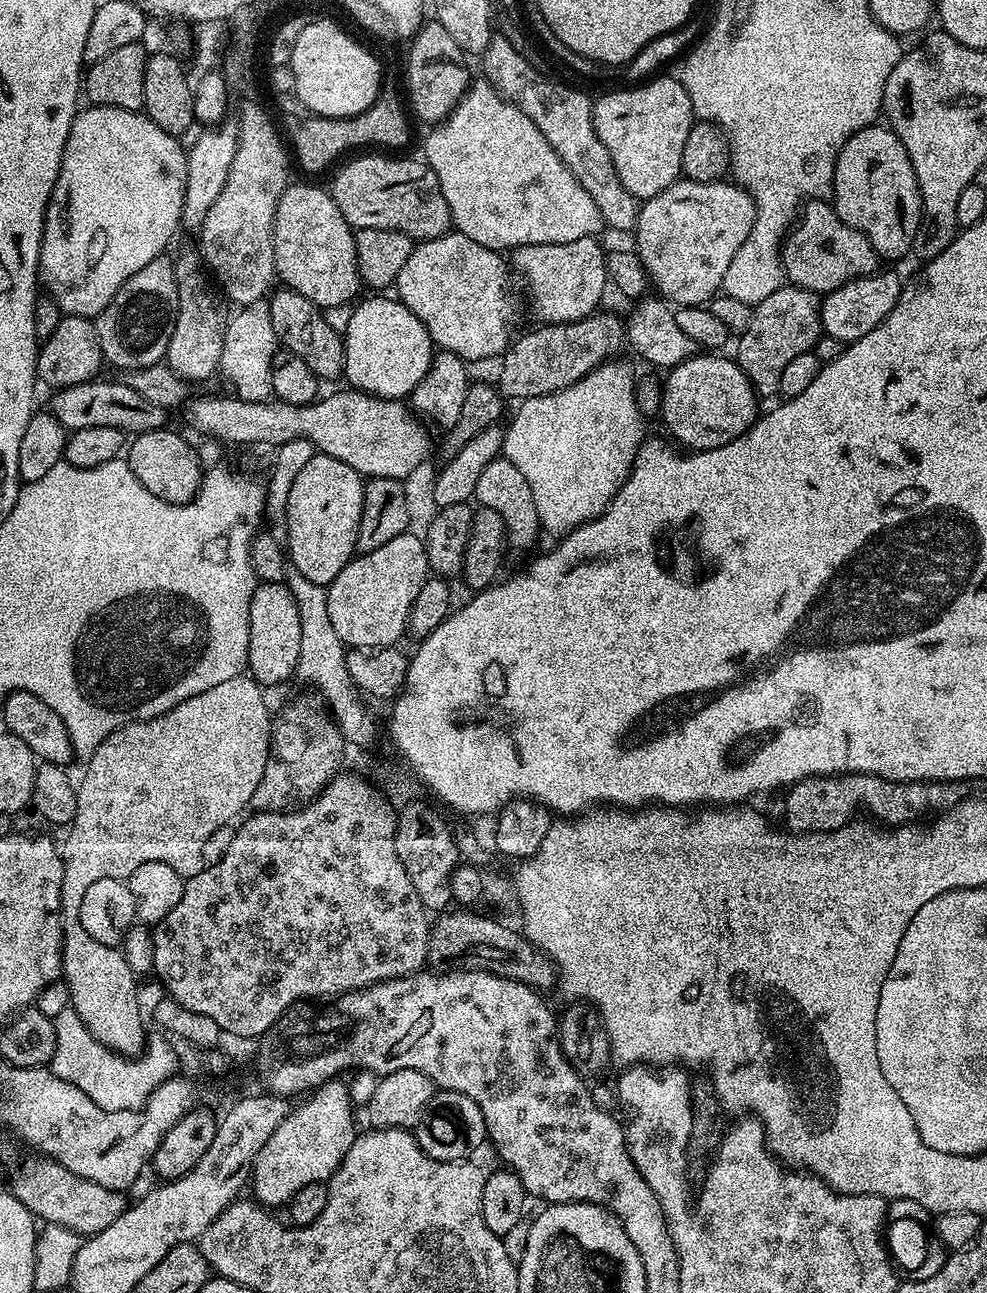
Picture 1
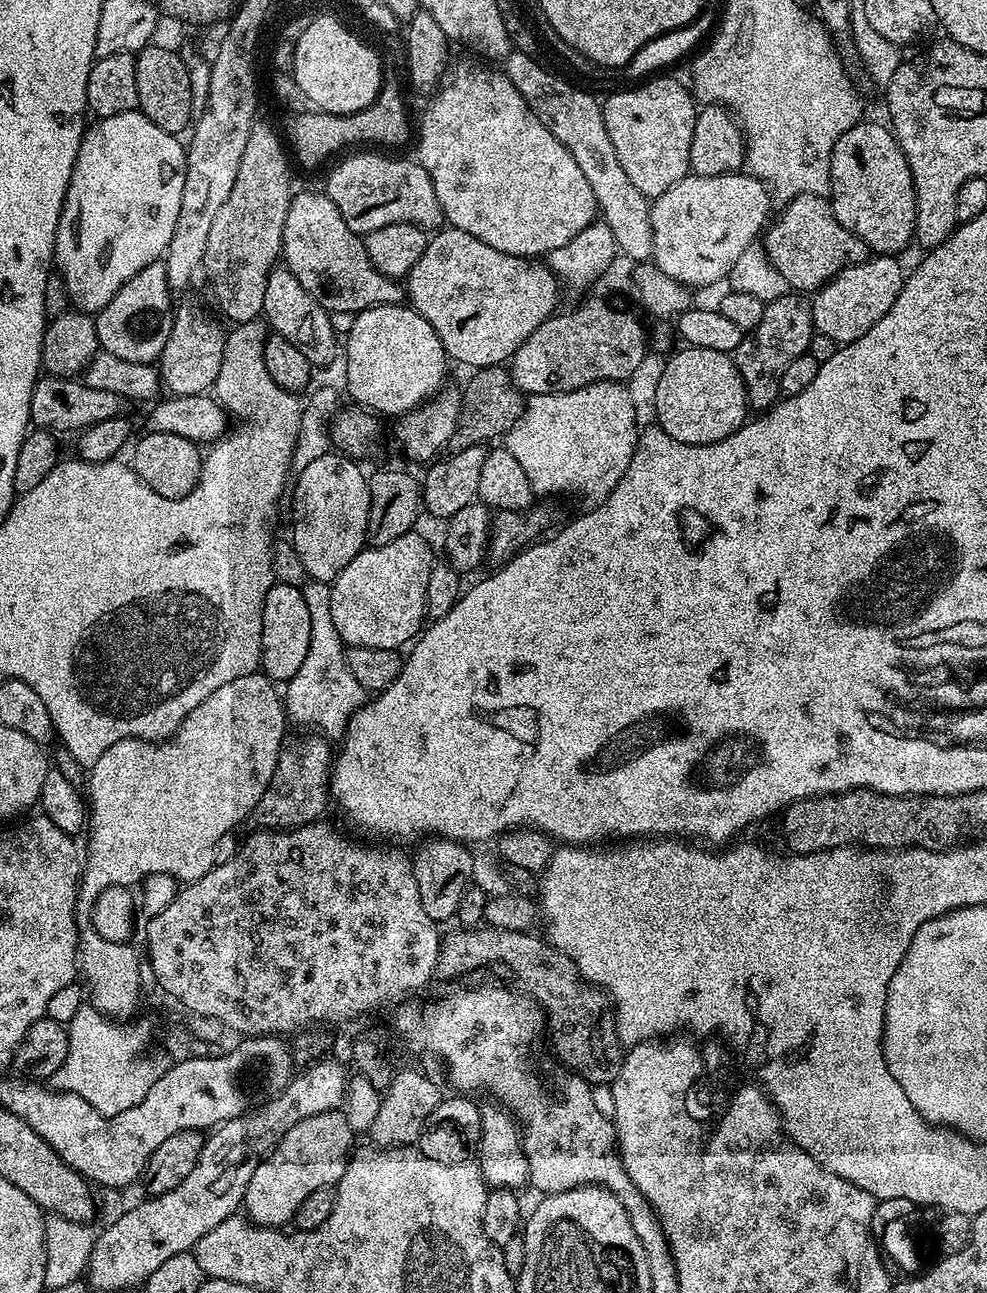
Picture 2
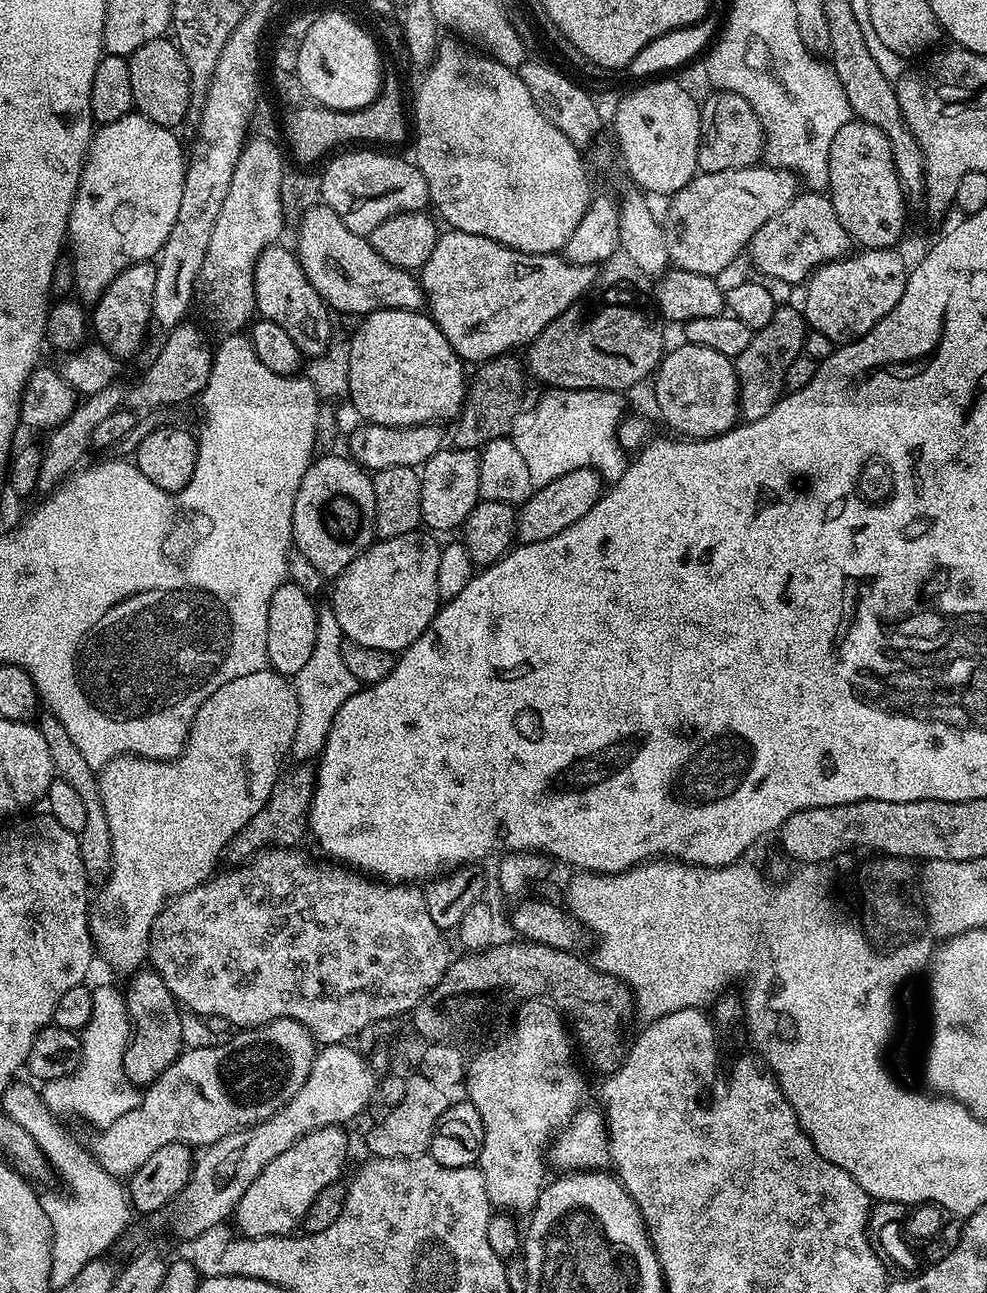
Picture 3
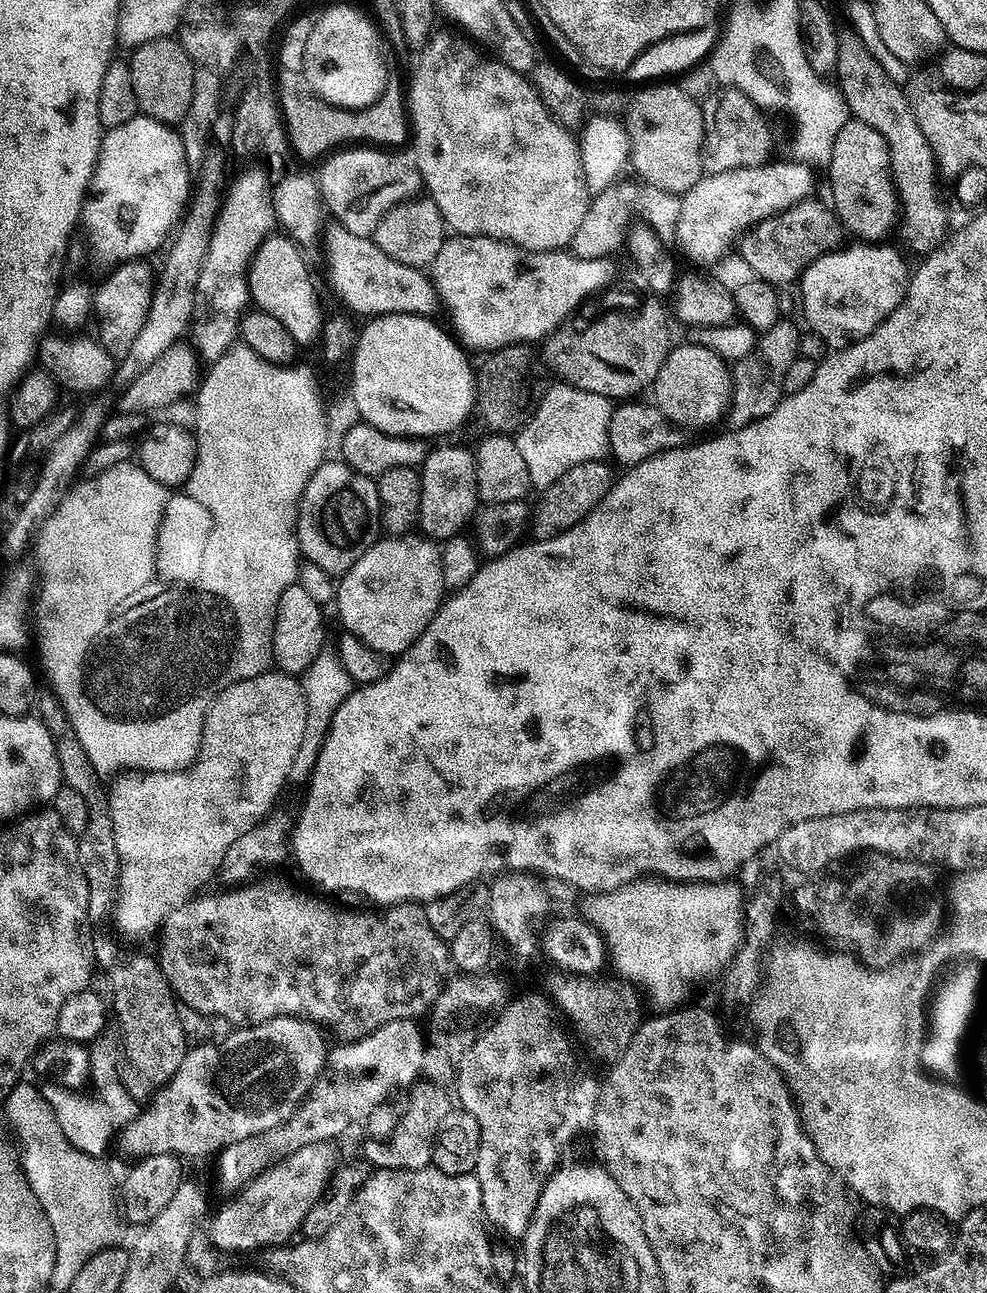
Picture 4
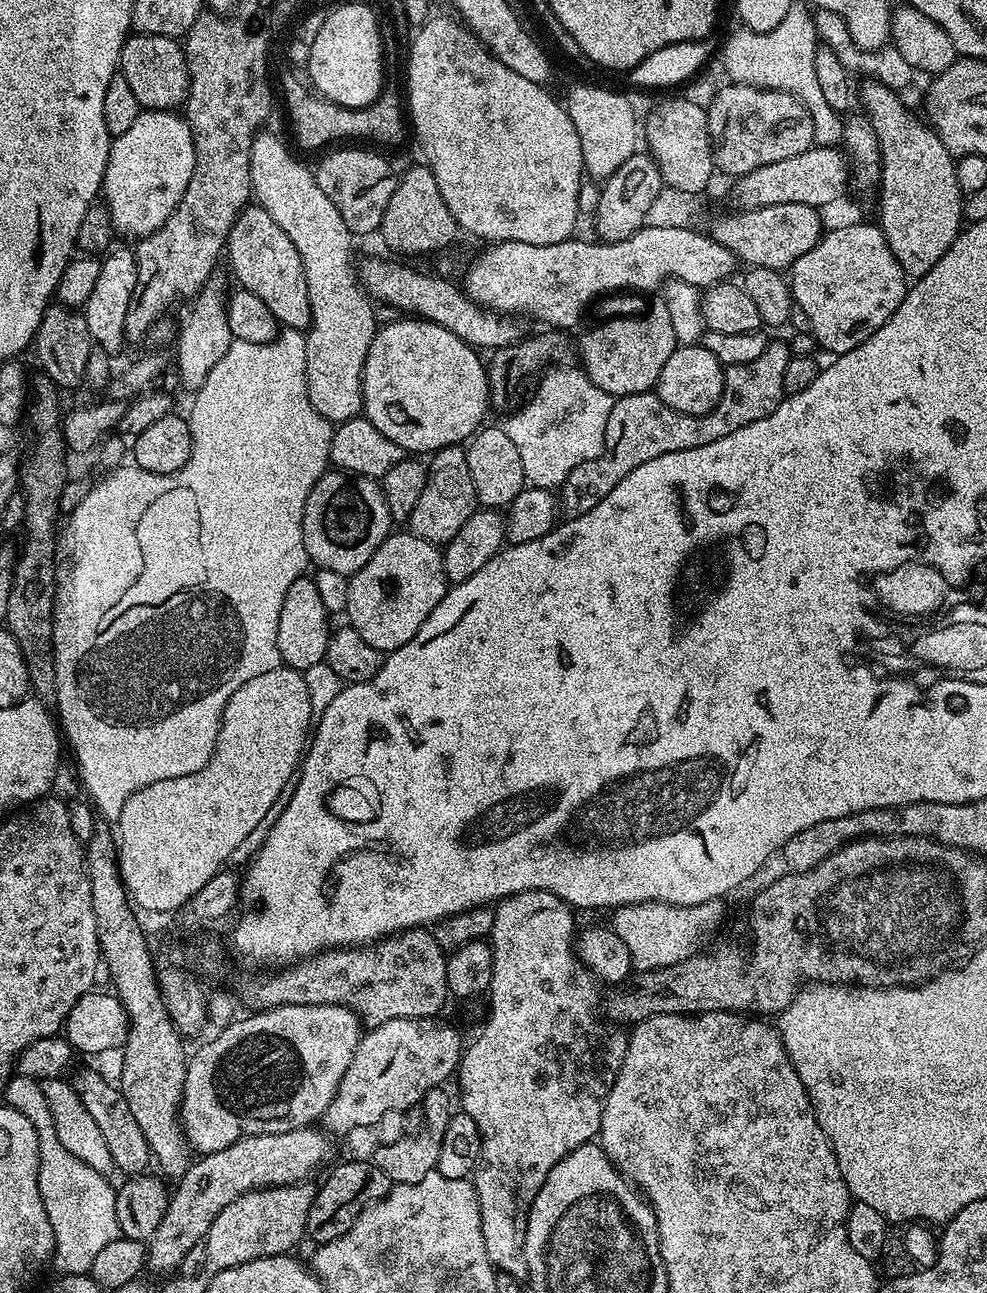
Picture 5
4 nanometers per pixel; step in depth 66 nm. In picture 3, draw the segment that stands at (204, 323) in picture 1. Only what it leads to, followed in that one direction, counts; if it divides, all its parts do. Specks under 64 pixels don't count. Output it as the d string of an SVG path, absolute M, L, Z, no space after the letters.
M181 322L167 333L167 340L161 346L146 374L138 384L129 389L127 405L136 410L158 410L170 404L180 404L195 399L204 391L209 374L212 372L213 353L202 340L199 330Z

